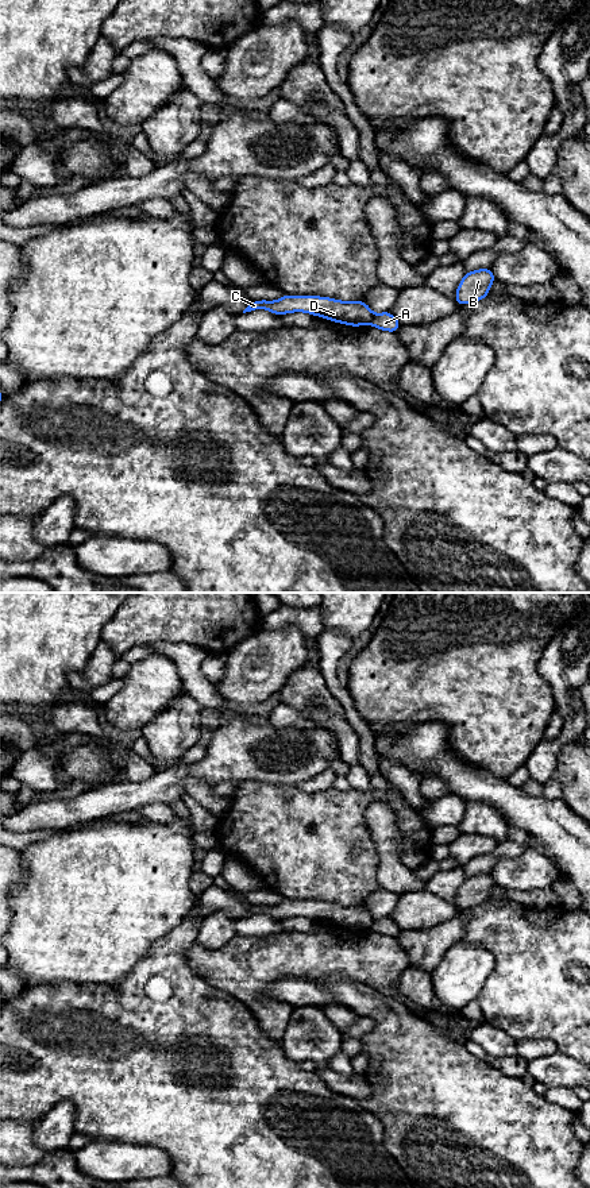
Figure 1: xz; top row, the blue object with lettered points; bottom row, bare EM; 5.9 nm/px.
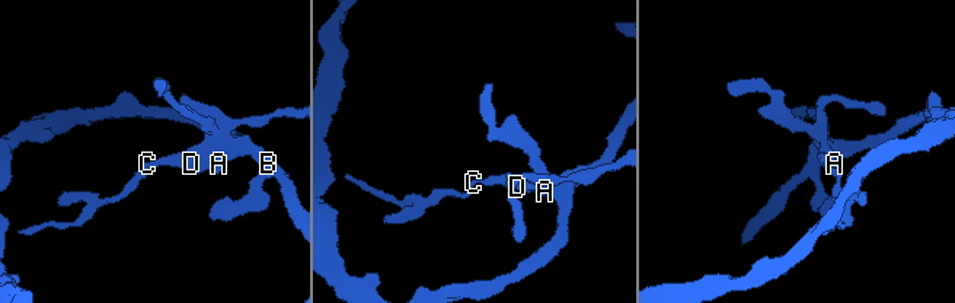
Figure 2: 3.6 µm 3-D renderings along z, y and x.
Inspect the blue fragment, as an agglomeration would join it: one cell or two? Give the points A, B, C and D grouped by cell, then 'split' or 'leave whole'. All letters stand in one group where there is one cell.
A B / C D | split

